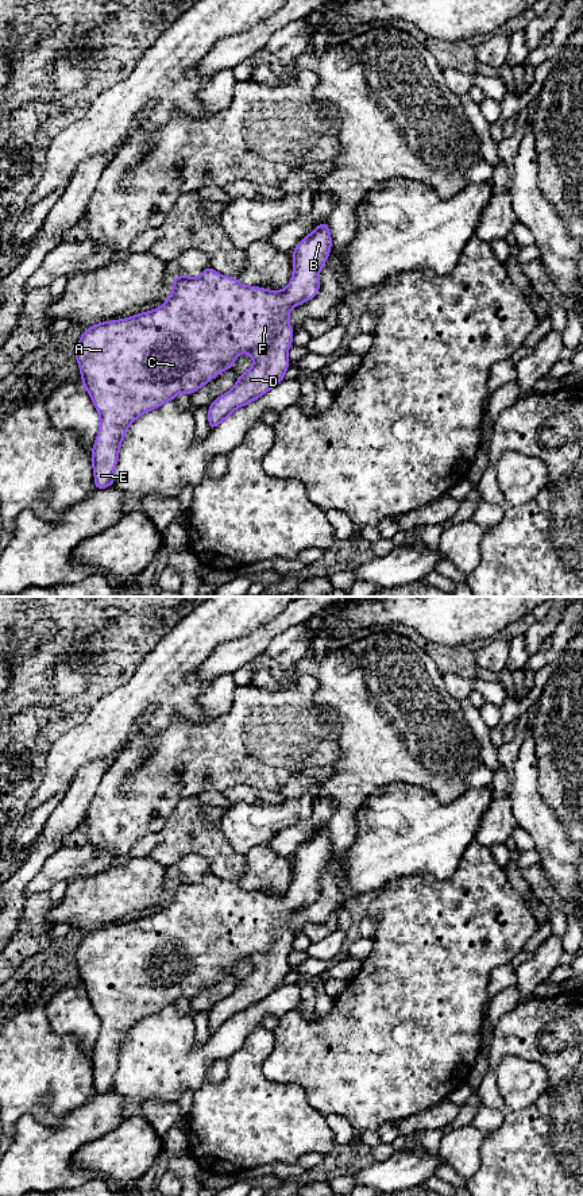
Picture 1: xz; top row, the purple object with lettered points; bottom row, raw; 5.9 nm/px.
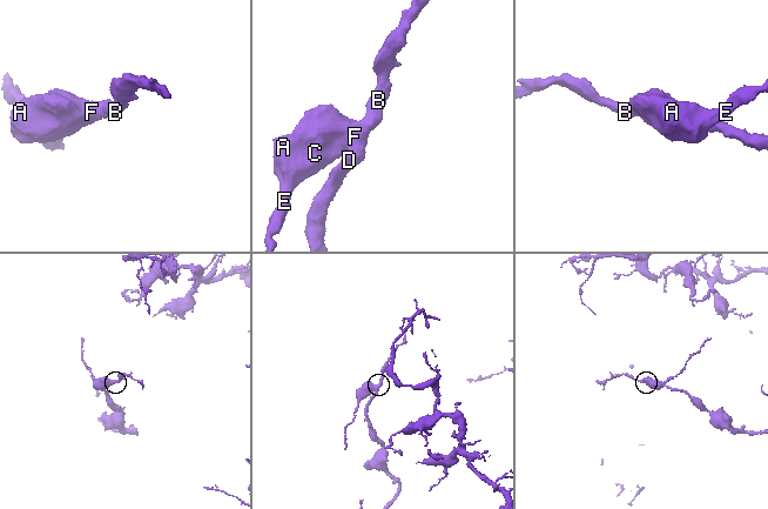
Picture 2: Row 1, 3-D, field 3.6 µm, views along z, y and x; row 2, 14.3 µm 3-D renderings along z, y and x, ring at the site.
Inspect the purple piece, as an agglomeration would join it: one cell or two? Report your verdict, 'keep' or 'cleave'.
keep

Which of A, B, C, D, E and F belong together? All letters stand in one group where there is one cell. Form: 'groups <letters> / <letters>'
groups A B C D E F

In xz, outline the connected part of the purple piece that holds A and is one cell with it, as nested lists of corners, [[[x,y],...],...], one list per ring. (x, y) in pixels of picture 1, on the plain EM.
[[[324,826],[293,854],[292,886],[279,896],[244,891],[235,881],[217,879],[209,869],[200,883],[182,879],[173,884],[171,899],[162,911],[85,934],[76,962],[82,989],[100,1019],[100,1033],[92,1053],[94,1093],[115,1088],[120,1049],[138,1022],[174,1004],[179,998],[194,998],[221,976],[232,973],[239,958],[248,957],[254,969],[239,980],[231,995],[208,1011],[211,1035],[229,1023],[235,1014],[248,1010],[283,985],[294,940],[289,930],[290,914],[318,898],[318,879],[331,849],[332,842]]]

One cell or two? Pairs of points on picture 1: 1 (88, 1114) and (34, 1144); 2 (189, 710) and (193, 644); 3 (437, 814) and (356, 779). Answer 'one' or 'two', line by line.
1: one
2: one
3: two

